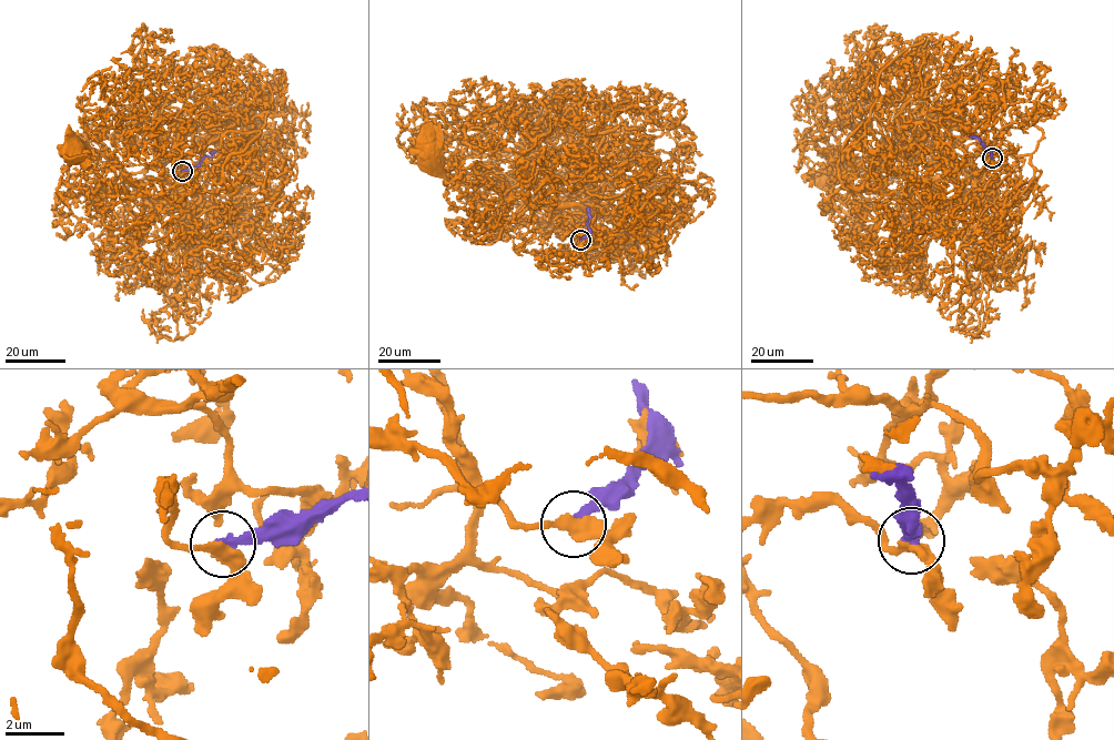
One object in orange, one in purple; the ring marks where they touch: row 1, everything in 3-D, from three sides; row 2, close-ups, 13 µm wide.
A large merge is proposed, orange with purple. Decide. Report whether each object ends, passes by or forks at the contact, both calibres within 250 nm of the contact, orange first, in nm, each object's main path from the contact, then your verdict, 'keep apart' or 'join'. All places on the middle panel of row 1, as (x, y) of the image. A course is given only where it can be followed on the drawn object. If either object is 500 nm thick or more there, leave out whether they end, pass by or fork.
orange passes by; purple ends there; 360 nm thick on the orange side, 360 nm on the other; orange runs (580, 240), (564, 222), (568, 212), (563, 201), (585, 191), (600, 213), (449, 178), (432, 161); purple runs (581, 240), (588, 233), (588, 206); keep apart

